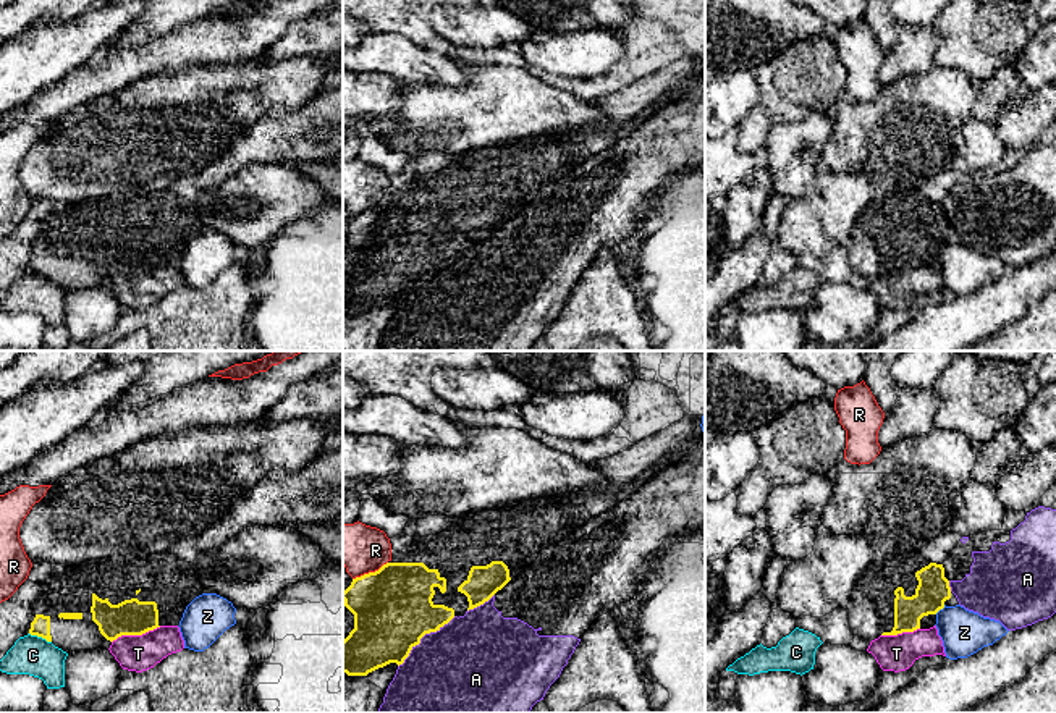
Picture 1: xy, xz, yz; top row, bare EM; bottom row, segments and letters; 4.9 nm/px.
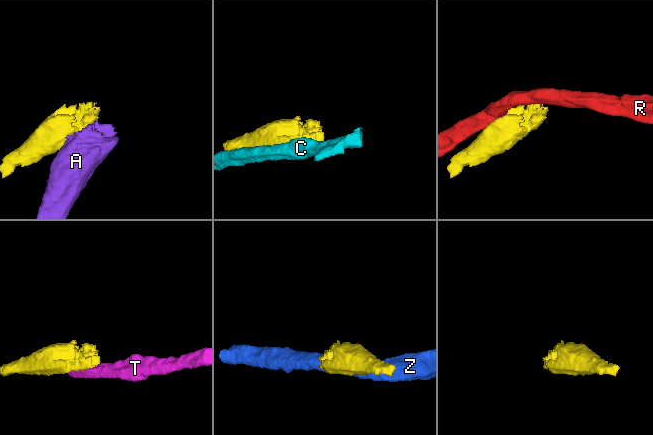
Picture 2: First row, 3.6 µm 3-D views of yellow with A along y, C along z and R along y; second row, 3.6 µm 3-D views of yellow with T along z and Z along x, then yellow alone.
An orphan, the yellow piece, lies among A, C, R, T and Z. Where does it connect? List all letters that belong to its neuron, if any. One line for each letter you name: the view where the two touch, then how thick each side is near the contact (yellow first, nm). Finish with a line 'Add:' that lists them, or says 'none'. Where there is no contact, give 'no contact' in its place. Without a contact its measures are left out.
Add: none

